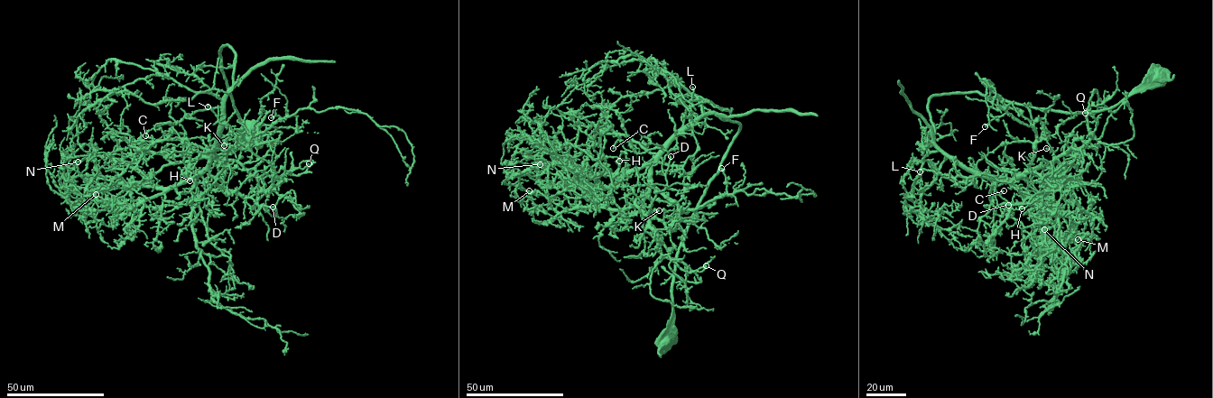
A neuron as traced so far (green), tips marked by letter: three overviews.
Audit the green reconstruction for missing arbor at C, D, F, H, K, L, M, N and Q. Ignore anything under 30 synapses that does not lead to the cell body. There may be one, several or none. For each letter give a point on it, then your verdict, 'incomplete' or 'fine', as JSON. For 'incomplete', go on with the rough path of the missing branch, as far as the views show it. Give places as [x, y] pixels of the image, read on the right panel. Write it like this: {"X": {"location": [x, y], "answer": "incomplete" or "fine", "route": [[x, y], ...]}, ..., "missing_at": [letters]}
{"C": {"location": [1004, 190], "answer": "incomplete", "route": [[1004, 190], [997, 180], [997, 169], [993, 170], [987, 178]]}, "D": {"location": [1008, 205], "answer": "fine"}, "F": {"location": [985, 126], "answer": "fine"}, "H": {"location": [1022, 208], "answer": "fine"}, "K": {"location": [1046, 148], "answer": "fine"}, "L": {"location": [920, 171], "answer": "fine"}, "M": {"location": [1078, 239], "answer": "fine"}, "N": {"location": [1044, 229], "answer": "fine"}, "Q": {"location": [1085, 113], "answer": "fine"}, "missing_at": ["C"]}

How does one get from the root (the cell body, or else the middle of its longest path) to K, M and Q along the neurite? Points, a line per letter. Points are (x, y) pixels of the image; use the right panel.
K: (1160, 76), (1078, 114), (975, 91), (930, 98), (935, 144), (966, 168), (1011, 178), (1051, 161), (1046, 148)
M: (1160, 76), (1078, 114), (975, 91), (930, 98), (935, 144), (966, 168), (1060, 174), (1081, 210), (1078, 239)
Q: (1160, 76), (1096, 112), (975, 91), (928, 105), (936, 145), (1008, 178), (1079, 151), (1097, 124), (1085, 113)

